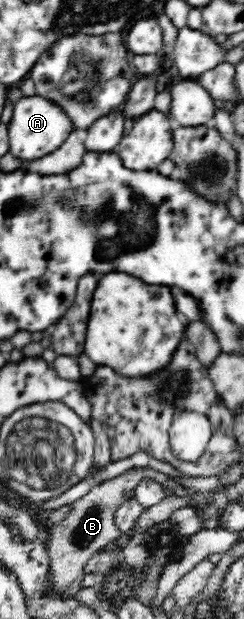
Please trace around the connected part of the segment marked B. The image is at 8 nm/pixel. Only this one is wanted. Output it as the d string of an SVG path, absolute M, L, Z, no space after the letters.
M148 467L147 470L130 470L114 477L102 484L94 487L88 495L74 502L74 511L70 511L62 521L53 525L49 538L46 541L46 552L48 552L48 579L44 593L40 596L56 596L56 598L74 598L82 588L81 583L86 574L85 567L88 561L96 552L100 552L108 547L114 540L122 535L114 526L115 512L123 503L124 491L132 491L140 483L142 477L148 477L158 481L166 491L172 490L172 496L184 497L189 492L184 486L171 479L168 474L159 472Z

